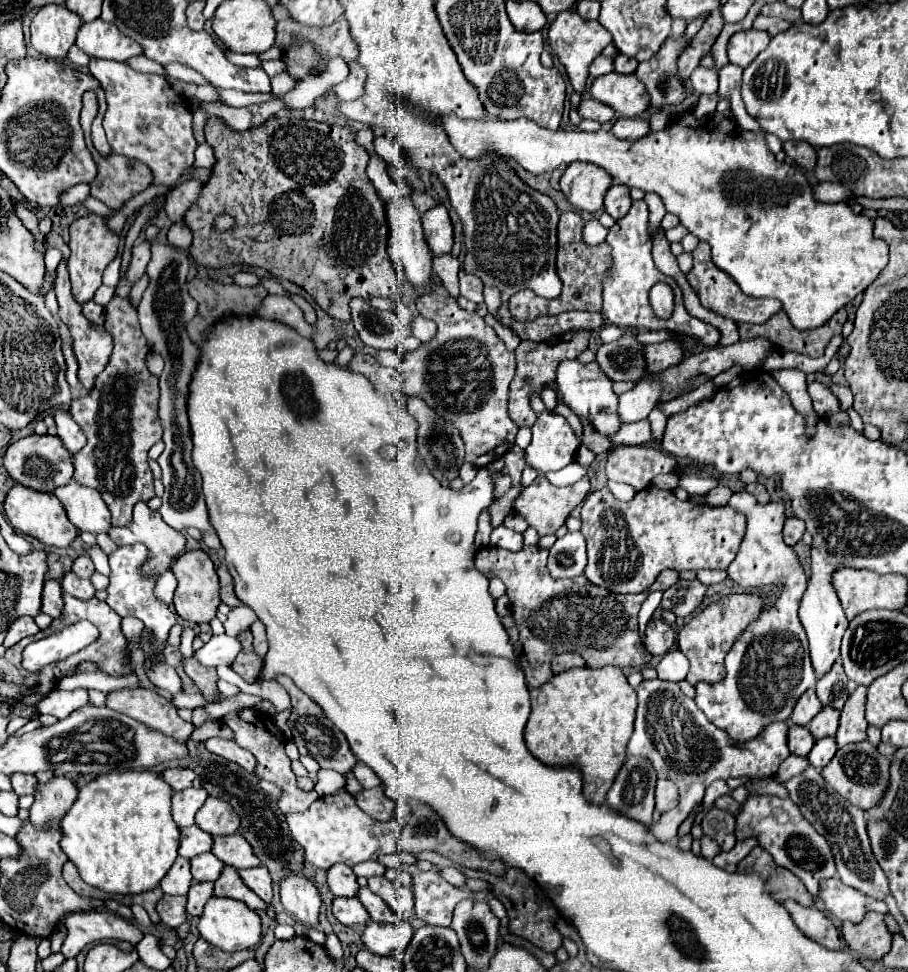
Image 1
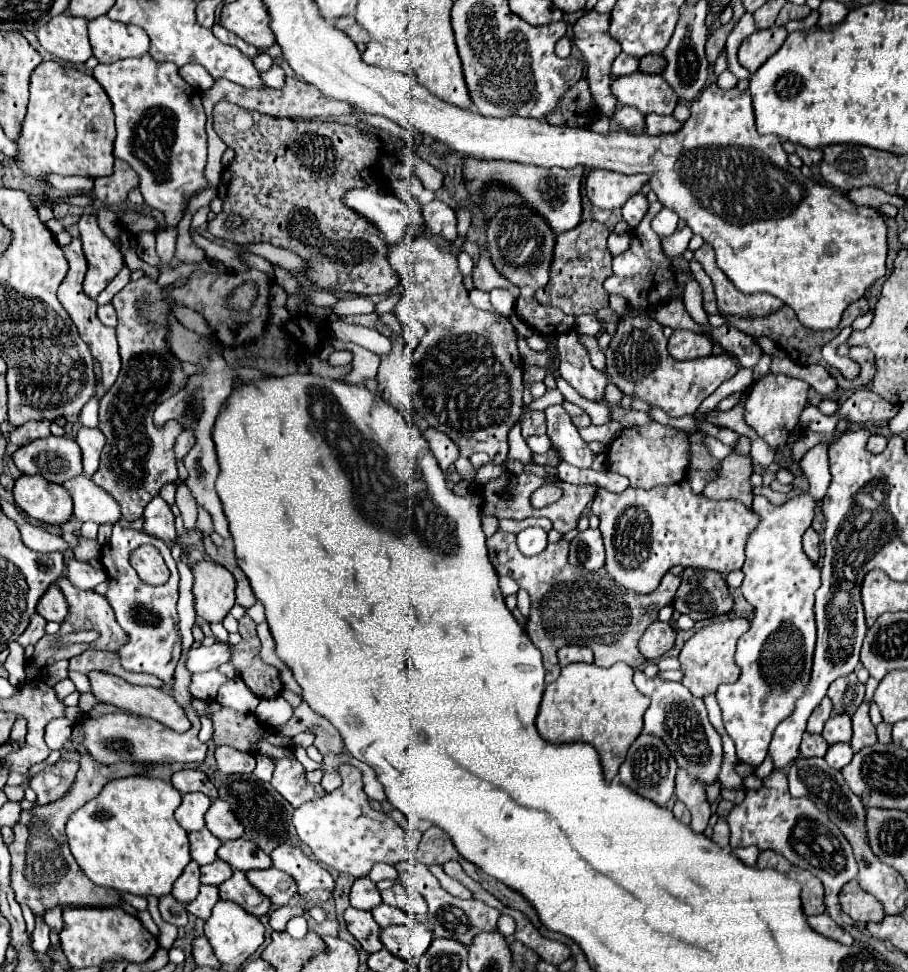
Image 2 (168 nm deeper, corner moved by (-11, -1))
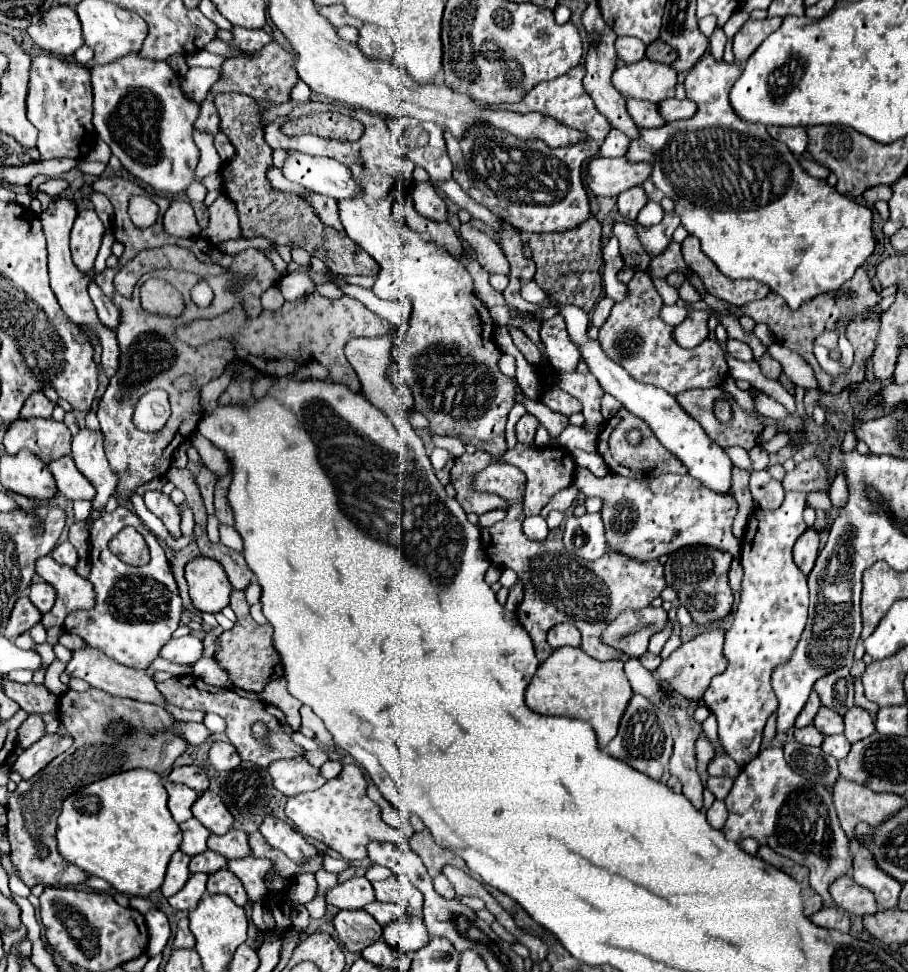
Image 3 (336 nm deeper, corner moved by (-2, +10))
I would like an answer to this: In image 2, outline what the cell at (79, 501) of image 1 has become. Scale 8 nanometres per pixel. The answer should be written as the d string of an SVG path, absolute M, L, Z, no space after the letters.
M85 475L69 479L63 483L63 487L73 497L73 515L79 521L95 521L103 525L117 523L121 519L119 505L111 499L111 495L107 495L107 491L97 487Z

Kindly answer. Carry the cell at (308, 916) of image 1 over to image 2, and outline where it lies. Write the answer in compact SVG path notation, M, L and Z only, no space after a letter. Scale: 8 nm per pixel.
M281 843L271 851L271 861L273 867L279 871L289 873L297 885L299 893L307 893L311 889L333 889L333 877L327 869L323 869L317 861L309 859L299 847Z

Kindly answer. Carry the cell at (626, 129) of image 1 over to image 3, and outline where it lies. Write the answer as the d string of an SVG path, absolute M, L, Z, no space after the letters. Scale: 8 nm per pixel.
M668 98L668 100L662 100L658 104L658 110L660 110L660 116L666 120L666 122L674 122L674 120L682 120L682 118L690 118L694 116L696 112L696 104L692 100L676 100L676 98Z

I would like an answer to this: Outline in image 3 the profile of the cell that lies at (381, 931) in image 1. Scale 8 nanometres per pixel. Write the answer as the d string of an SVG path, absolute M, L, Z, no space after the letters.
M406 916L402 920L394 920L384 928L382 940L390 944L392 948L398 948L398 952L414 952L428 944L430 936L426 932L426 926L422 918L418 916Z

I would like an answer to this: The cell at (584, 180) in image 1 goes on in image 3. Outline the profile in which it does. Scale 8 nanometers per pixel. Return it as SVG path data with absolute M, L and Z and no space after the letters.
M596 156L588 164L588 188L596 196L618 196L620 192L640 186L652 174L648 162L626 162L624 158Z

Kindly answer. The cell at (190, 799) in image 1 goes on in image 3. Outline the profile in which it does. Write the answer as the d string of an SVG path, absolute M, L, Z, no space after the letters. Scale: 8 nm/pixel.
M166 780L166 790L168 790L168 810L172 814L172 818L180 824L180 822L186 822L192 818L192 804L194 800L198 798L198 794L184 786L184 784L174 784L174 782L168 782Z

